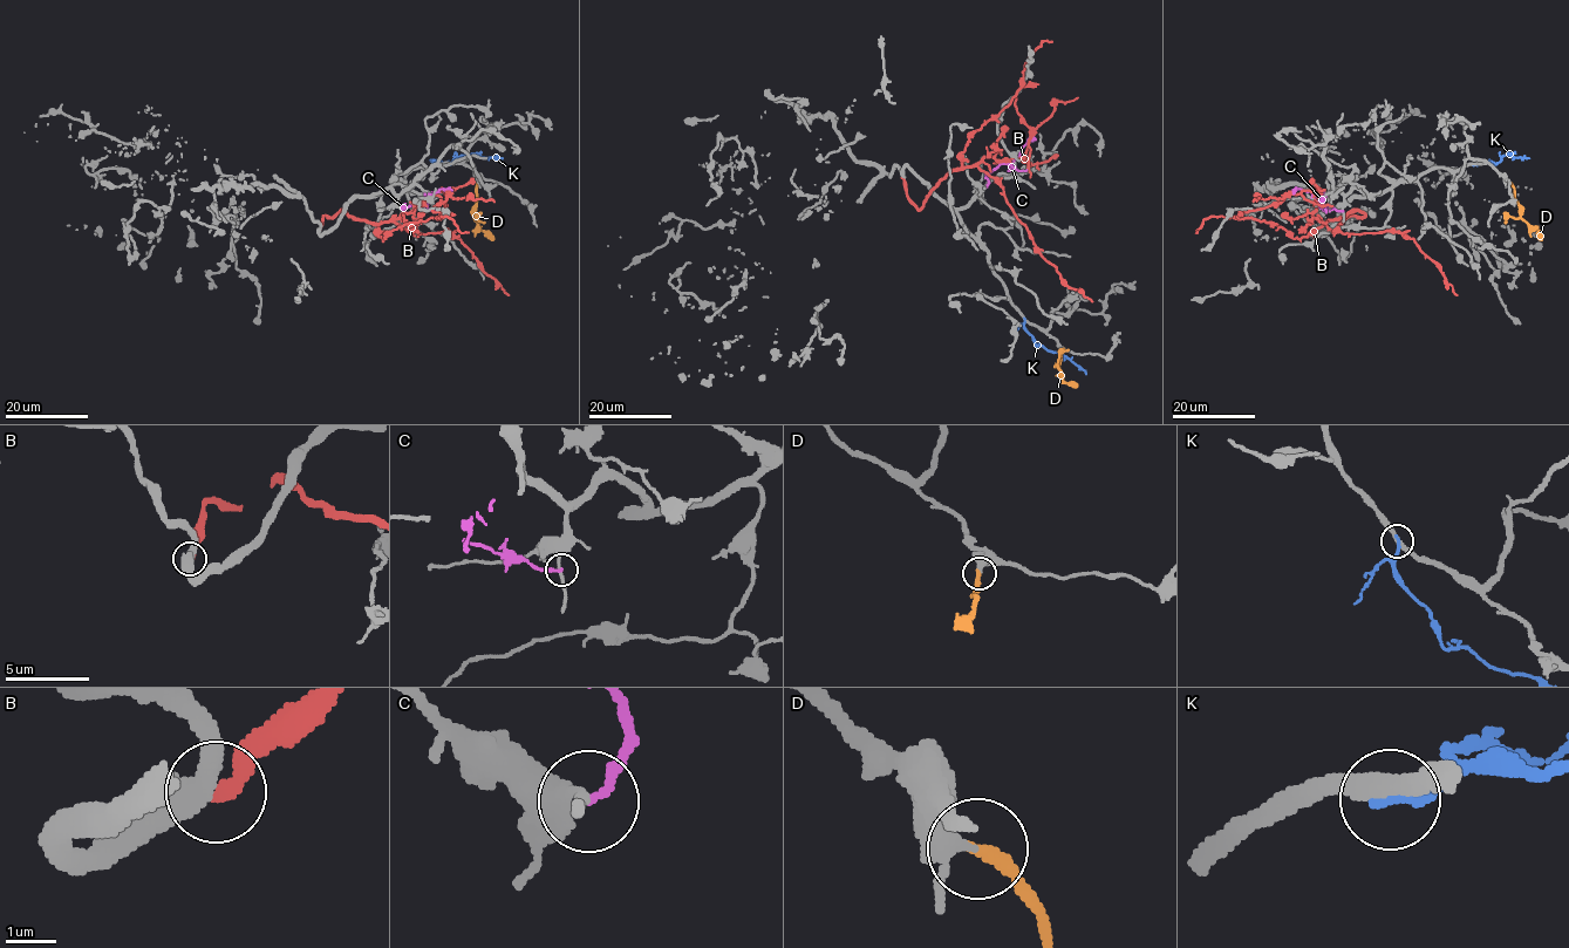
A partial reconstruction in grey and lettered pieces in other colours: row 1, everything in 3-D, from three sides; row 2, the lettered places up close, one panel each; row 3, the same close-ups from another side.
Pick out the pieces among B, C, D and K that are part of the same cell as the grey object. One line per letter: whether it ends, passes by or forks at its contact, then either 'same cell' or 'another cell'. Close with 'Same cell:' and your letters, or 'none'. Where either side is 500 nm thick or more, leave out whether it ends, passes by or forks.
B: it ends; another cell
C: it ends; another cell
D: it ends; same cell
K: it ends; another cell
Same cell: D

